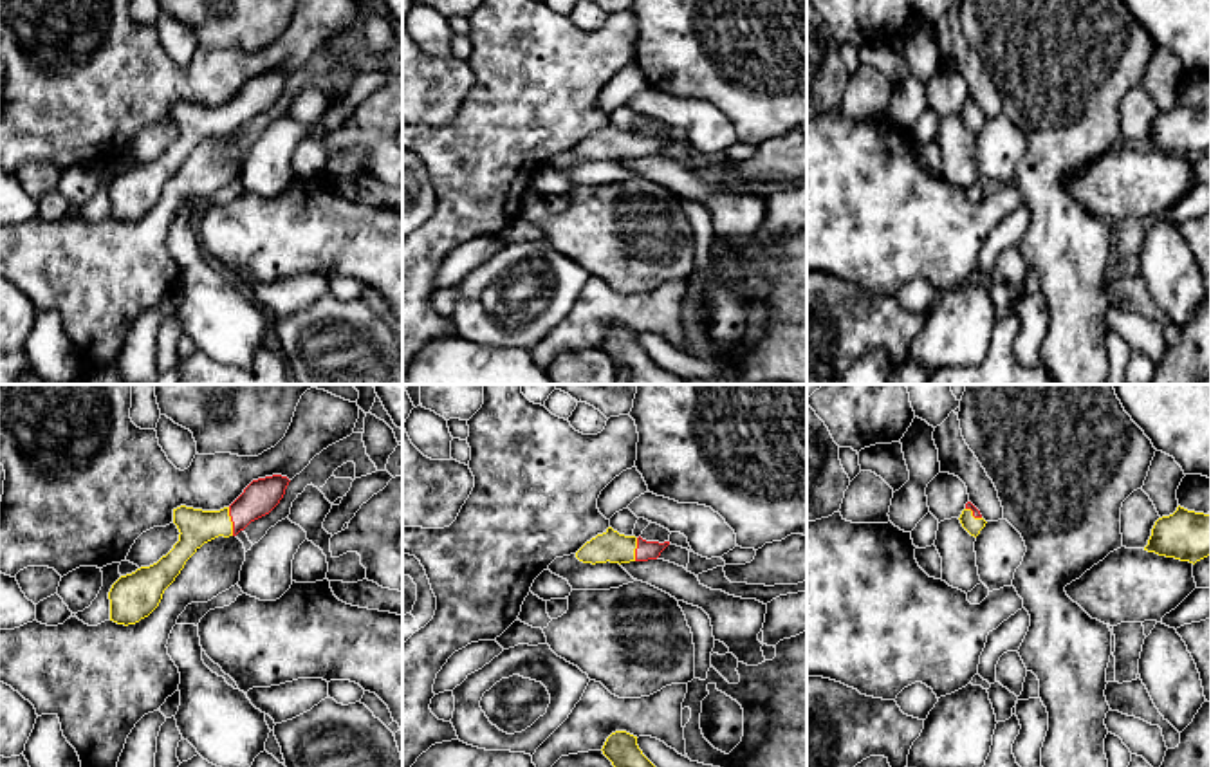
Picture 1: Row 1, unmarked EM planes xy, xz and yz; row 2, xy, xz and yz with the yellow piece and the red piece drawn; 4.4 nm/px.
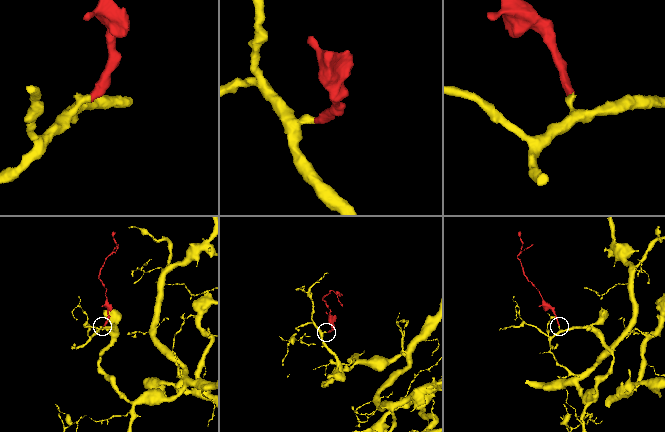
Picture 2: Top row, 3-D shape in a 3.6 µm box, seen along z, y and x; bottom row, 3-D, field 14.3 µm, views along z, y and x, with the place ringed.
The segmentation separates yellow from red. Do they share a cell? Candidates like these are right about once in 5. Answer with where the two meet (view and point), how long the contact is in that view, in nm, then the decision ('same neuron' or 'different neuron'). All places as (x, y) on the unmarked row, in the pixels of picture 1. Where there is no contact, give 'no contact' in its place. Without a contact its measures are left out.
meets yellow in xy at (231, 118); contact 130 nm long; same neuron

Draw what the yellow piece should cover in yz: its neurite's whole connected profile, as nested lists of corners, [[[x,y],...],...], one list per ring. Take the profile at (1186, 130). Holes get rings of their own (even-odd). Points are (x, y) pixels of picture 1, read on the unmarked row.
[[[1179,101],[1173,110],[1155,117],[1144,146],[1195,161],[1211,152],[1211,110]]]

